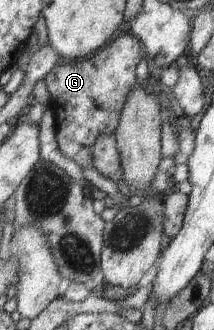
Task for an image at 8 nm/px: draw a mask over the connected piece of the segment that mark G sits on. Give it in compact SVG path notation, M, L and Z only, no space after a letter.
M127 32L87 60L60 61L44 79L50 95L49 109L55 118L59 151L79 167L93 169L93 144L99 136L116 132L127 96L138 85L136 72L144 56L141 42Z

